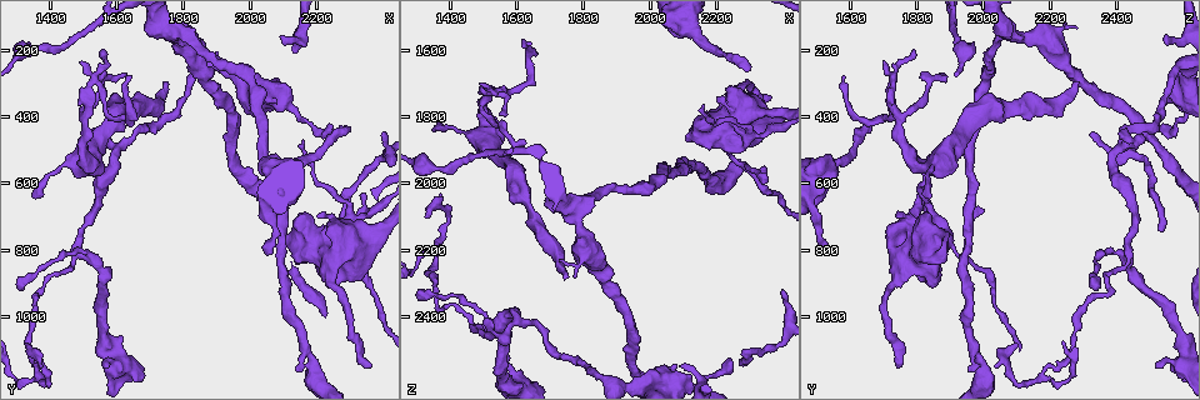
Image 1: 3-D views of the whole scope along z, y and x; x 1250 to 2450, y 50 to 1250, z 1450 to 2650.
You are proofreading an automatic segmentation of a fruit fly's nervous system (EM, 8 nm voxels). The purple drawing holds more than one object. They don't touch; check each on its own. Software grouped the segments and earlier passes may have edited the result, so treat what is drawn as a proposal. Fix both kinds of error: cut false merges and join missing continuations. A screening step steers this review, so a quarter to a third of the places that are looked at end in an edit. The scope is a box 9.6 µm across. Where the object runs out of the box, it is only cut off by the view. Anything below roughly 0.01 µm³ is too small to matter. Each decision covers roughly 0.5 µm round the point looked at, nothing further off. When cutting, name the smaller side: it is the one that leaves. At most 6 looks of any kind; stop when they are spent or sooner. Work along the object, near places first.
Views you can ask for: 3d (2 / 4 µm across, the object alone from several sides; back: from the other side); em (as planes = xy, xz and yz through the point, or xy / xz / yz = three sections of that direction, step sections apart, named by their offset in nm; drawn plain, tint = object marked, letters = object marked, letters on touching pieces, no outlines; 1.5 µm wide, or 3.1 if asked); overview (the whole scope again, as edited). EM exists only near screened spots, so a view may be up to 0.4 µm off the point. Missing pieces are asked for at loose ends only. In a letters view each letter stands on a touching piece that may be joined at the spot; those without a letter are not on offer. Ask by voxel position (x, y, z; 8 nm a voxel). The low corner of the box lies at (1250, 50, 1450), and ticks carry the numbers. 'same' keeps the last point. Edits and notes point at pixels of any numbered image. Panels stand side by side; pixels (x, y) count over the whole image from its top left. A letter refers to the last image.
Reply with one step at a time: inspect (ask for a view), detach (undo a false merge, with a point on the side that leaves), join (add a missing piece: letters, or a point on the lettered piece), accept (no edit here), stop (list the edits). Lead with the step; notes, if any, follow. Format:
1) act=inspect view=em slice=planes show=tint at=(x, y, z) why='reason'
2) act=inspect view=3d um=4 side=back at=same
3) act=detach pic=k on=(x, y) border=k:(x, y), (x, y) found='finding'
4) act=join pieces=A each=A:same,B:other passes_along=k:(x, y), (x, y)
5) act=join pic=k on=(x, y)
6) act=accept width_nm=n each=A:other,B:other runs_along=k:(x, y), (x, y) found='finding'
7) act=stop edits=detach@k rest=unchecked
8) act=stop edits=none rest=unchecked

act=inspect view=3d um=4 at=(1520, 550, 1820) why='calibre changes'

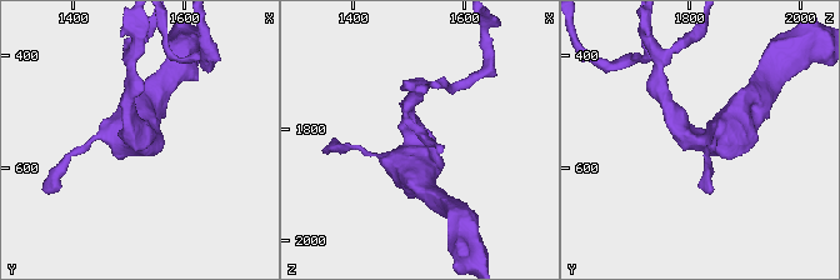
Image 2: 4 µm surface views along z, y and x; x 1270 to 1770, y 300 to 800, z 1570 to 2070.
act=inspect view=em slice=xy step=8 show=tint at=(1510, 550, 1835) arms=3

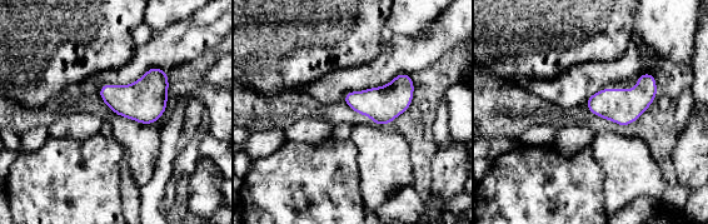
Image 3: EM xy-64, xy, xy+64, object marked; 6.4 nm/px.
act=inspect view=em slice=planes show=letters at=same

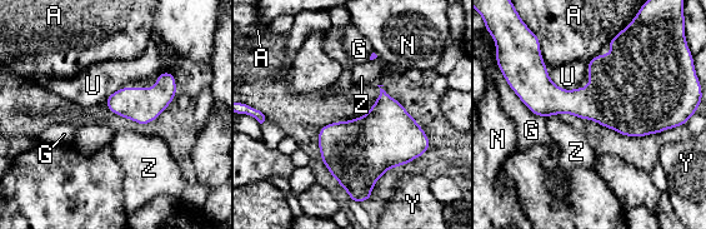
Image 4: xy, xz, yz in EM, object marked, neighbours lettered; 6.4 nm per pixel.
act=accept each=A:other,G:other,N:other,U:other,Y:other,Z:other border=4:(546, 66), (559, 86), (579, 86) found='all the same neuron'

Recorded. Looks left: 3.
act=inspect view=3d um=4 at=(2210, 710, 1750) why='thick end'

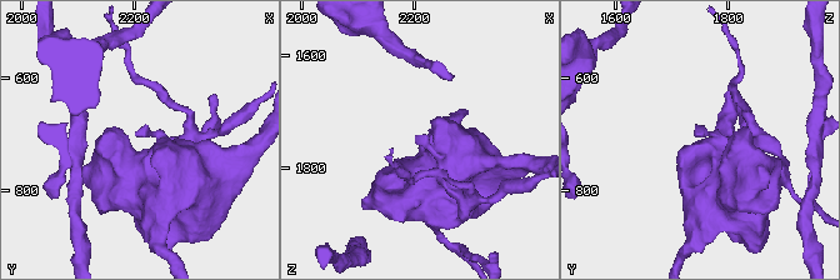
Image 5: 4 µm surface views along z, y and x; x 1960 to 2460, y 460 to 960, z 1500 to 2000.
act=inspect view=em slice=yz step=4 show=tint at=(2210, 700, 1740)

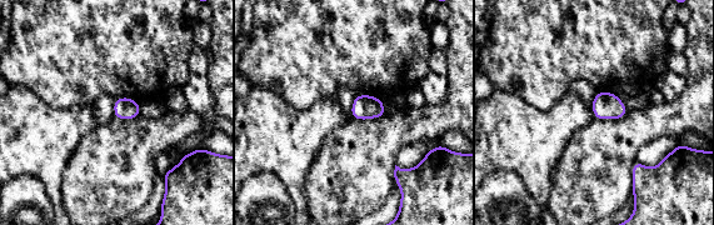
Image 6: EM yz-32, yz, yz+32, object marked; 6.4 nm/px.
act=inspect view=em slice=planes show=letters at=same

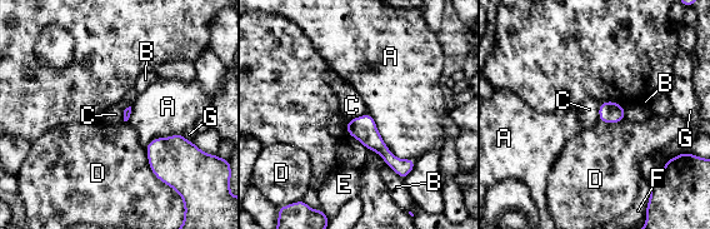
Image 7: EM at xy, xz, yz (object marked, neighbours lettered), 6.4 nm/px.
act=accept longest_contact=A:440nm each=A:other,B:other,C:other,D:other,E:other,F:other,G:other runs_along=7:(349, 124), (360, 128), (403, 174) found='no lettered piece goes on from it'

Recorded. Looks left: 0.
act=stop edits=none rest=unchecked

